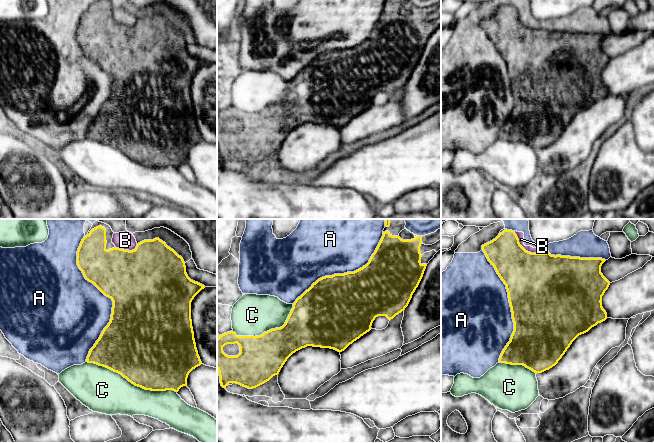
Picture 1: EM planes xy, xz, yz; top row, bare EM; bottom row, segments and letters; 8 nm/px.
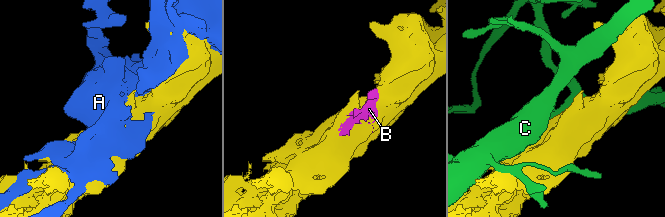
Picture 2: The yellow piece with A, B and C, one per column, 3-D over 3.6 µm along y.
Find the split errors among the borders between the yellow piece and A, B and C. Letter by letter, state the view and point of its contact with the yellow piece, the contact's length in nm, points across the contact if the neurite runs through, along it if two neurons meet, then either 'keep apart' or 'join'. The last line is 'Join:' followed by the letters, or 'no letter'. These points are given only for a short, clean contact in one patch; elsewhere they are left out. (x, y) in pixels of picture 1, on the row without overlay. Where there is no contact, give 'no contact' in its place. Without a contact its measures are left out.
A: meets yellow in xy at (108, 72); contact 1000 nm long; keep apart
B: meets yellow in yz at (527, 27); contact 340 nm long; keep apart
C: meets yellow in xy at (131, 158); contact 750 nm long; keep apart
Join: no letter

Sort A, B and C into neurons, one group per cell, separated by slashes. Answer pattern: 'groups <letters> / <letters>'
groups A B / C

